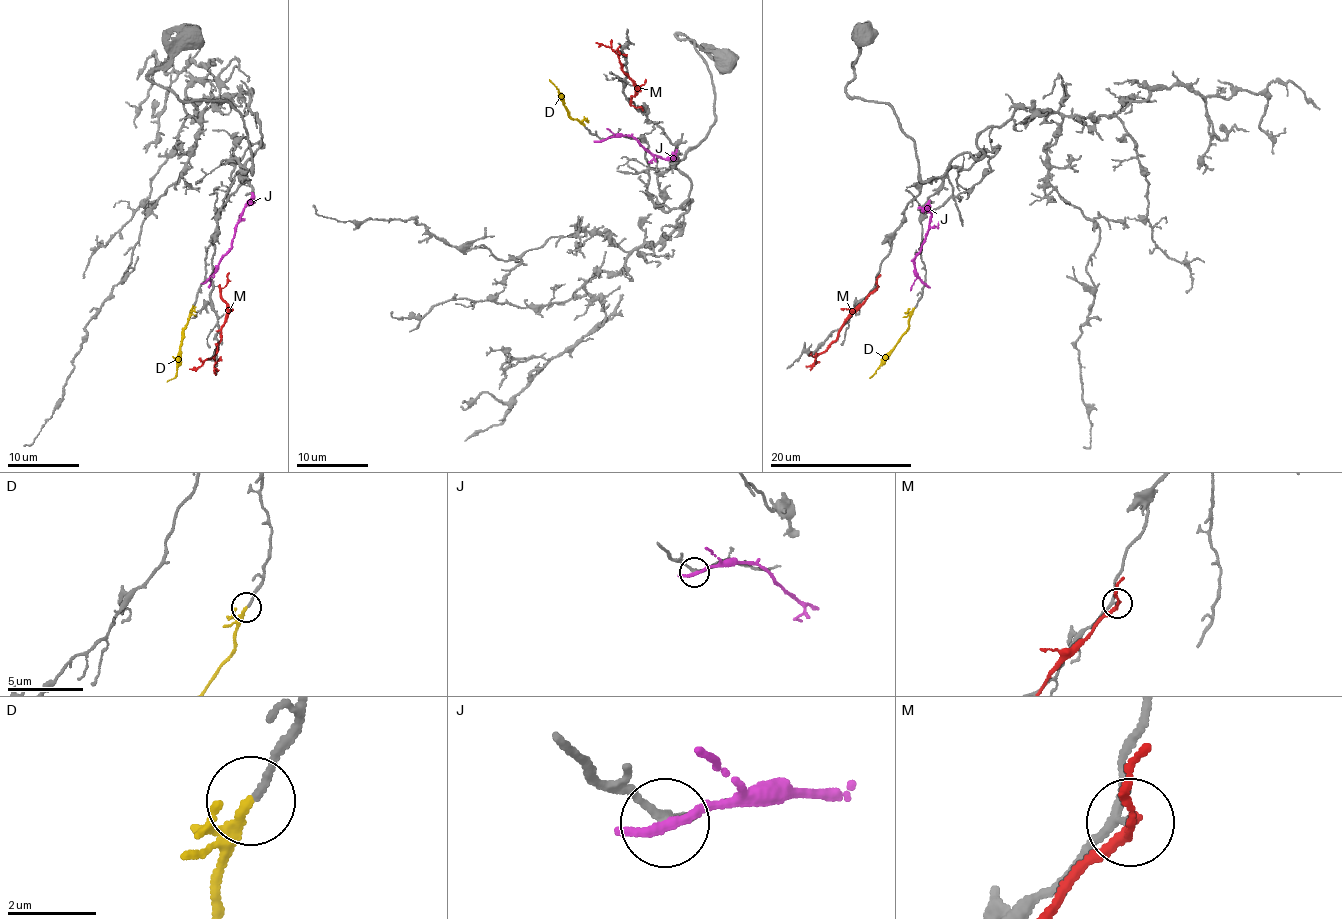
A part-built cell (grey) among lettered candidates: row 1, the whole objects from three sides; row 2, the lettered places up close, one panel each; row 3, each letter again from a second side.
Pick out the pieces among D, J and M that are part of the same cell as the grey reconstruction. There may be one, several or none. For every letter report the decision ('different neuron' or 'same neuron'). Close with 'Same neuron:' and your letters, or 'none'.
D: same neuron
J: different neuron
M: different neuron
Same neuron: D

